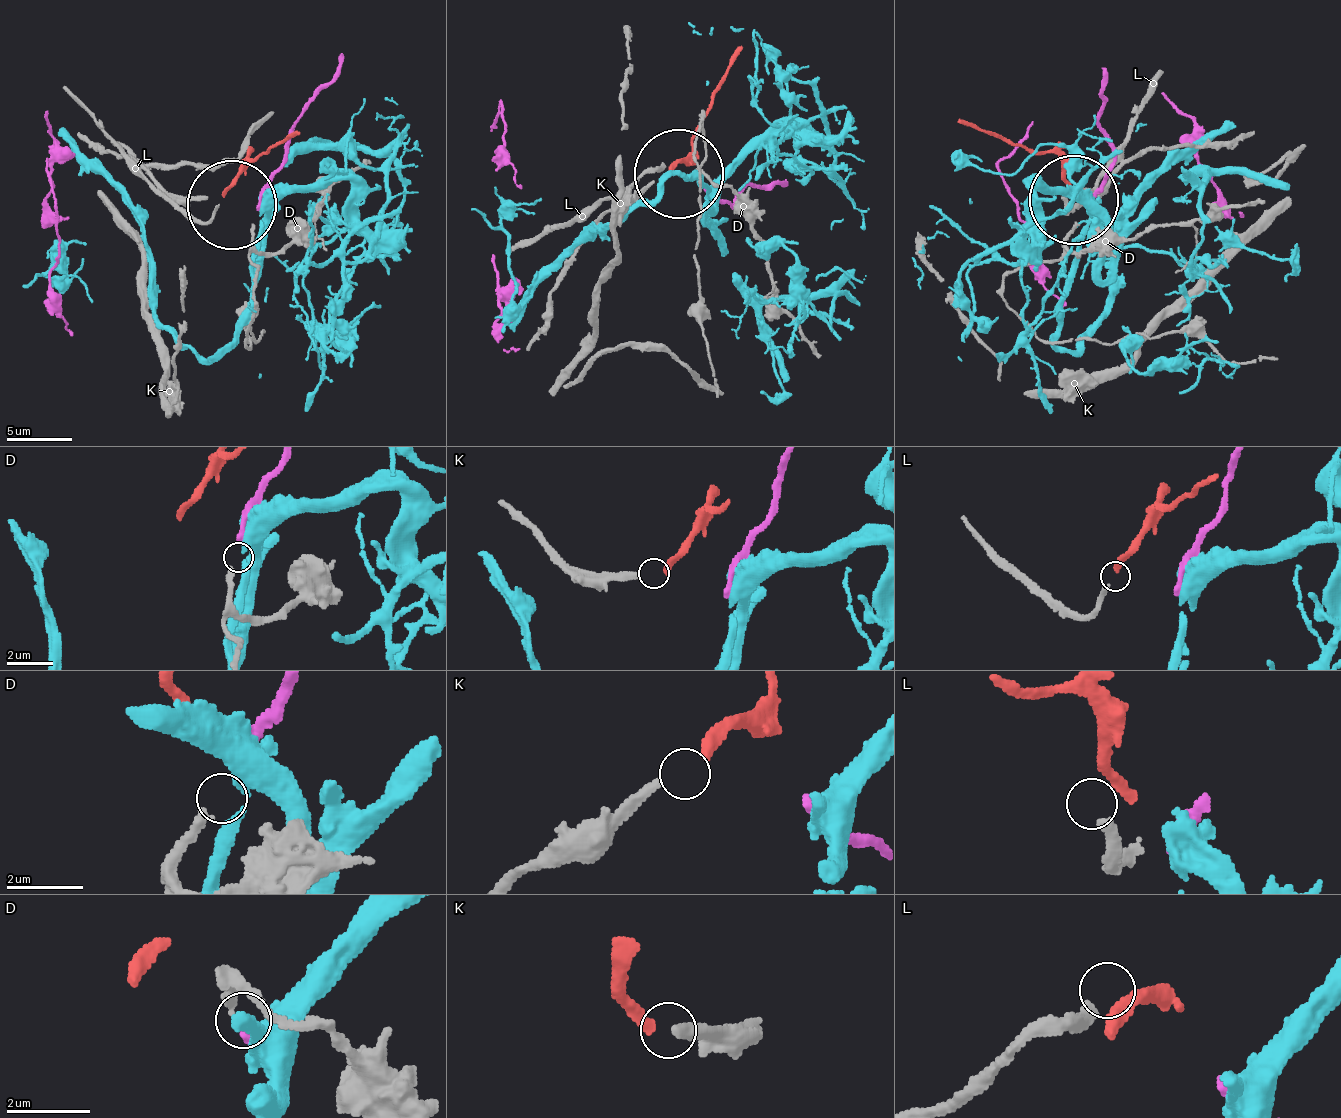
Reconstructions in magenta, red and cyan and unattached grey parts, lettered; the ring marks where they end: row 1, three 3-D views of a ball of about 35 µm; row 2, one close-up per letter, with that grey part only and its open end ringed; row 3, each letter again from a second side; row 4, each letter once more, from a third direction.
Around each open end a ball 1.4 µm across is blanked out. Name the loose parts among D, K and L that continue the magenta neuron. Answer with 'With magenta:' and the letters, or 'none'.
With magenta: D

